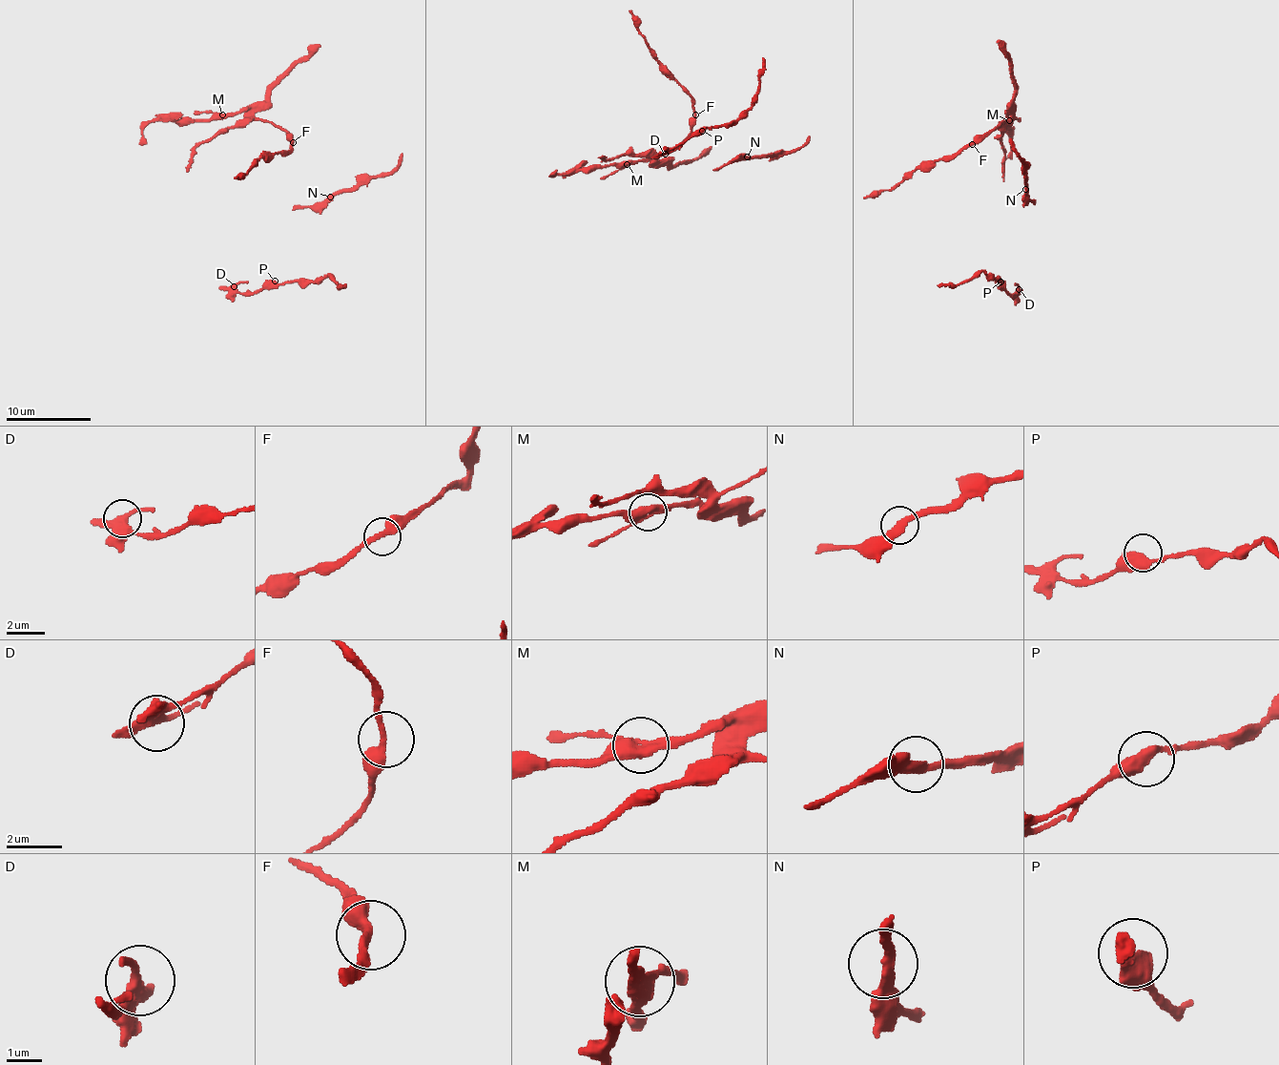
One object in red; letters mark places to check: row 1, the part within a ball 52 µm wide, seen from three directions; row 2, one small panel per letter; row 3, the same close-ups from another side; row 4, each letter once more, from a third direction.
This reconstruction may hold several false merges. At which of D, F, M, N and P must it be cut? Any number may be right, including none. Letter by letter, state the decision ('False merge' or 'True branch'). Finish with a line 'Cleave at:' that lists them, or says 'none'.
D: True branch
F: True branch
M: False merge
N: True branch
P: True branch
Cleave at: M

